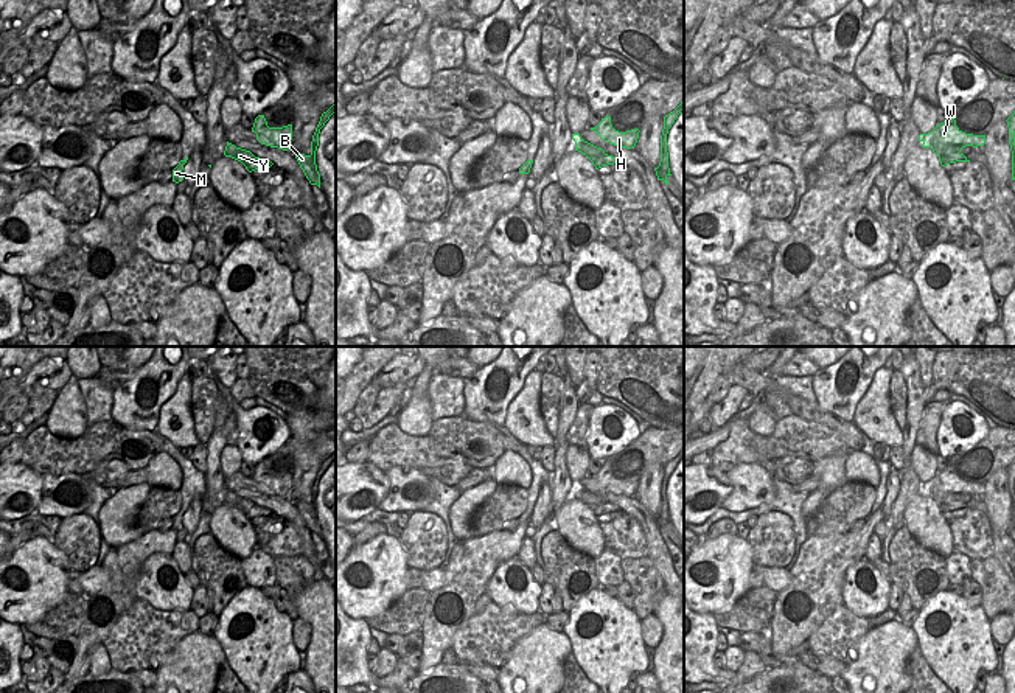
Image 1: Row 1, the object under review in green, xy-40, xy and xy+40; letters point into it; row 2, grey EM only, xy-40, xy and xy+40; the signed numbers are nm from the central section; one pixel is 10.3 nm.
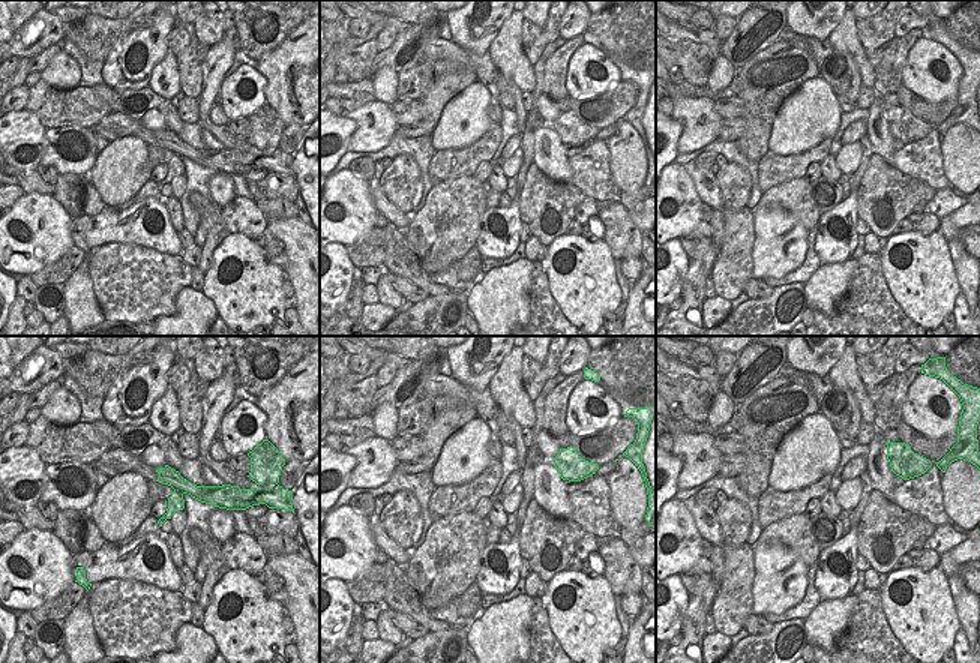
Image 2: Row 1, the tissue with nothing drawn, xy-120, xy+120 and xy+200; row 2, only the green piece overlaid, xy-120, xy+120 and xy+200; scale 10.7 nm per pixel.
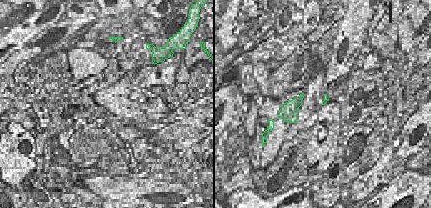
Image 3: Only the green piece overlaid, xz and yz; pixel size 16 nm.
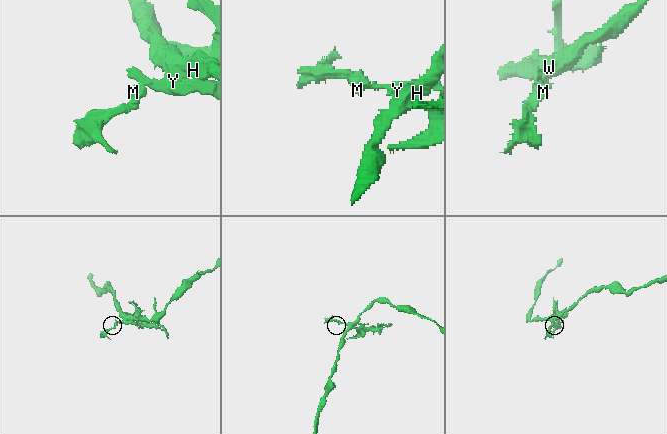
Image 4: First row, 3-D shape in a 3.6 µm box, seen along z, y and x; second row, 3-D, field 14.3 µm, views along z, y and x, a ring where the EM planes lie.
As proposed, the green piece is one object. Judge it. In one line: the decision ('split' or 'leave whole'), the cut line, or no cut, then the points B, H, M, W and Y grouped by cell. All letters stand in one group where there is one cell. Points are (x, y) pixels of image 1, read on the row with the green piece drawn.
split; cut xy+40 (924, 140), (941, 146), (964, 146); groups B M Y / H W

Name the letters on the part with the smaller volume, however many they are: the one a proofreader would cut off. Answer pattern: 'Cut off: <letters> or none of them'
Cut off: B, M, Y

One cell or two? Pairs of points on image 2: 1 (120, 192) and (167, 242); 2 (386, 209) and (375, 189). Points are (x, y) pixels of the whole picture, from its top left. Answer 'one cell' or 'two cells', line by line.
1: two cells
2: one cell

